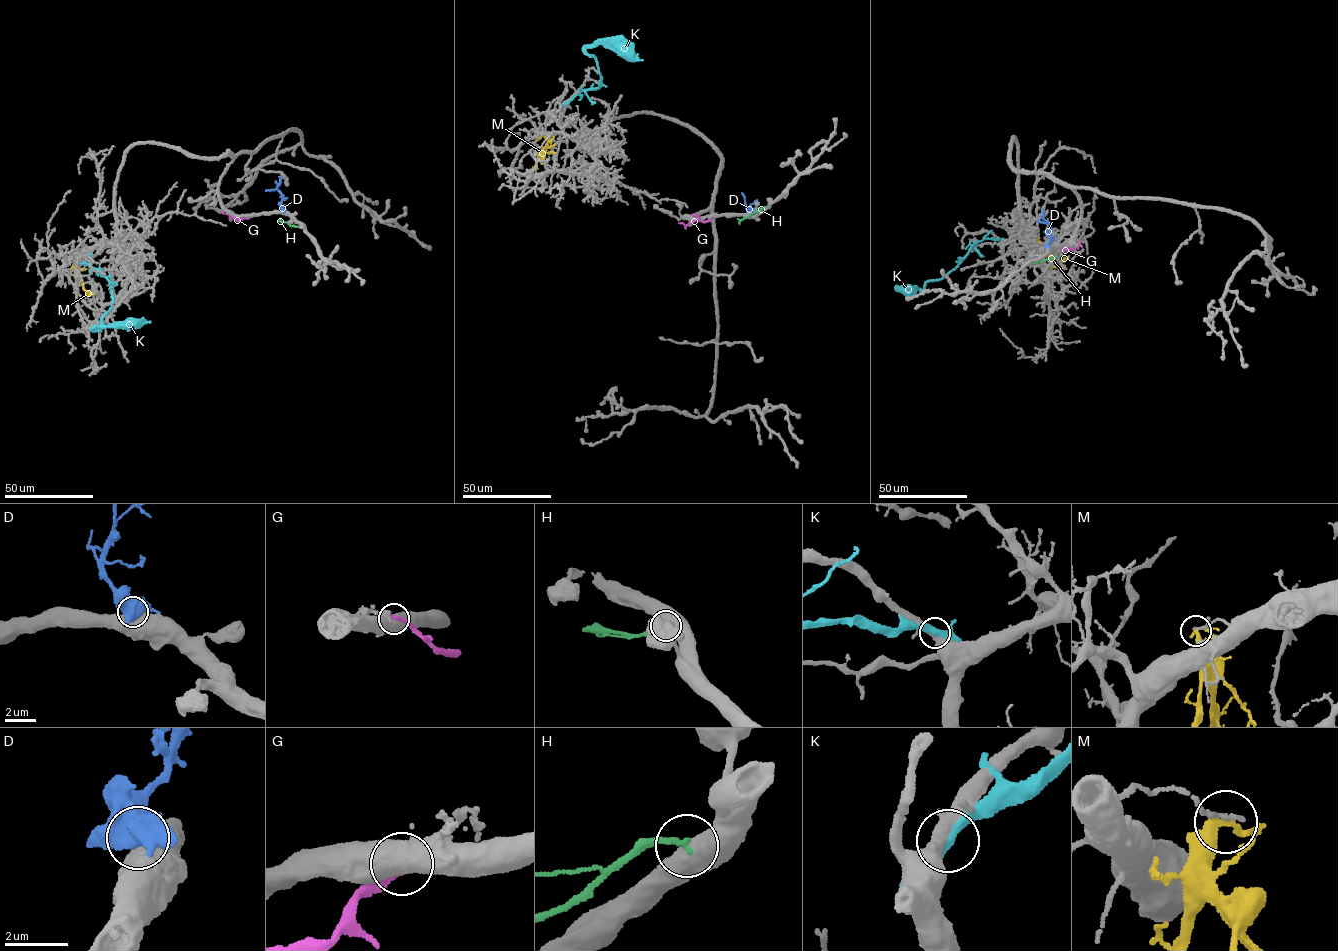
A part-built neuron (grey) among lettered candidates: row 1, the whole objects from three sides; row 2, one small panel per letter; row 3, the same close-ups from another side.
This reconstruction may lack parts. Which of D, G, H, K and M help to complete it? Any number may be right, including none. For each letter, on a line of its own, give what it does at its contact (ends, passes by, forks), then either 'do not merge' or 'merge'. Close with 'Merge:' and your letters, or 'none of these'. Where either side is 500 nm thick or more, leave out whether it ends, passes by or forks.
D: do not merge
G: do not merge
H: do not merge
K: it forks; do not merge
M: it ends; do not merge
Merge: none of these

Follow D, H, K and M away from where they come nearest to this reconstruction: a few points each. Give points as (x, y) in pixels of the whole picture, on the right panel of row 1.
D: (1048, 248), (1051, 226), (1043, 218), (1043, 210)
H: (1029, 262), (1057, 256)
K: (1000, 240), (978, 242), (941, 278), (928, 281), (922, 292), (909, 286), (913, 290), (910, 293)
M: (1037, 236), (1037, 242), (1048, 255), (1050, 266), (1036, 283)

